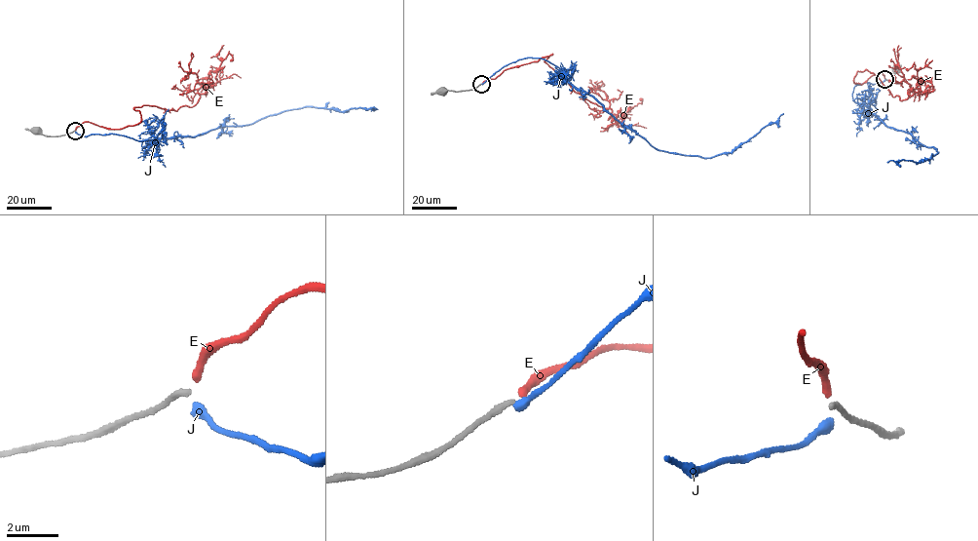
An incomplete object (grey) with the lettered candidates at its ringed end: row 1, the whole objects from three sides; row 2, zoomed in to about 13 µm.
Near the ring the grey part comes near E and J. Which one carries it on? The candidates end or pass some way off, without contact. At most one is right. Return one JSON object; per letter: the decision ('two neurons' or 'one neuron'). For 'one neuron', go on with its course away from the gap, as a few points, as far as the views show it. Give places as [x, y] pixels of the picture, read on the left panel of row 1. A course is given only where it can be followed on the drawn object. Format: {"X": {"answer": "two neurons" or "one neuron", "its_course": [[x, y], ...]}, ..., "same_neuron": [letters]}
{"E": {"answer": "two neurons"}, "J": {"answer": "two neurons"}, "same_neuron": []}

